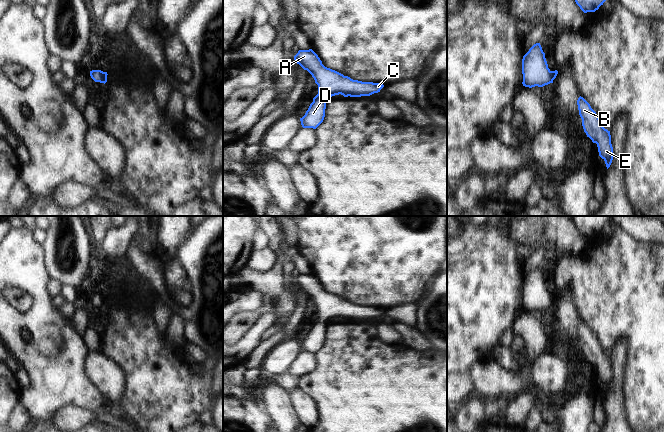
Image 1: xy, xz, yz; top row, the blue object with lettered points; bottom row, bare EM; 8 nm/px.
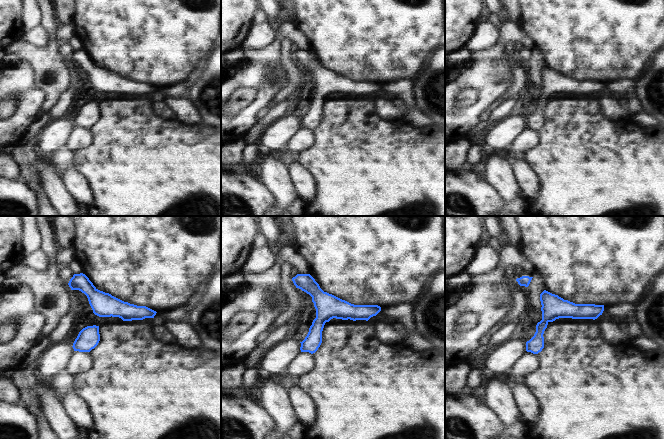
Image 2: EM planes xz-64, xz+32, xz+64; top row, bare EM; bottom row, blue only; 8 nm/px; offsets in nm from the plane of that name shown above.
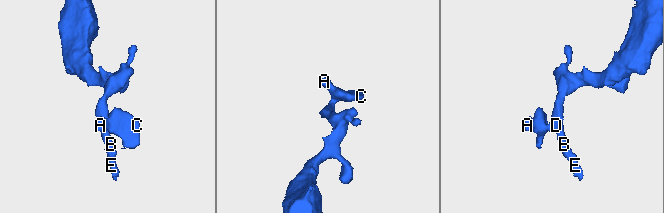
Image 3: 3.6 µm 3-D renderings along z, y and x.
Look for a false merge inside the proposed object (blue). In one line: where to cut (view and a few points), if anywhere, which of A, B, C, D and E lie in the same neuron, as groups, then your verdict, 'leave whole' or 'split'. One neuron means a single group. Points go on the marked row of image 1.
cut none; groups A B C D E; leave whole

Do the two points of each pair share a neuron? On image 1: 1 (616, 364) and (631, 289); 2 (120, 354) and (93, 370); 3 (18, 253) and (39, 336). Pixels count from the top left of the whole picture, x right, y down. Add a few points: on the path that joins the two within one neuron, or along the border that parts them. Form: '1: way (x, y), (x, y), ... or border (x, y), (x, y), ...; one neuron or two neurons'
1: border (620, 341), (625, 344), (626, 349), (624, 365); two neurons
2: border (99, 350), (120, 367), (125, 379); two neurons
3: way (29, 274), (39, 292), (39, 315); one neuron

